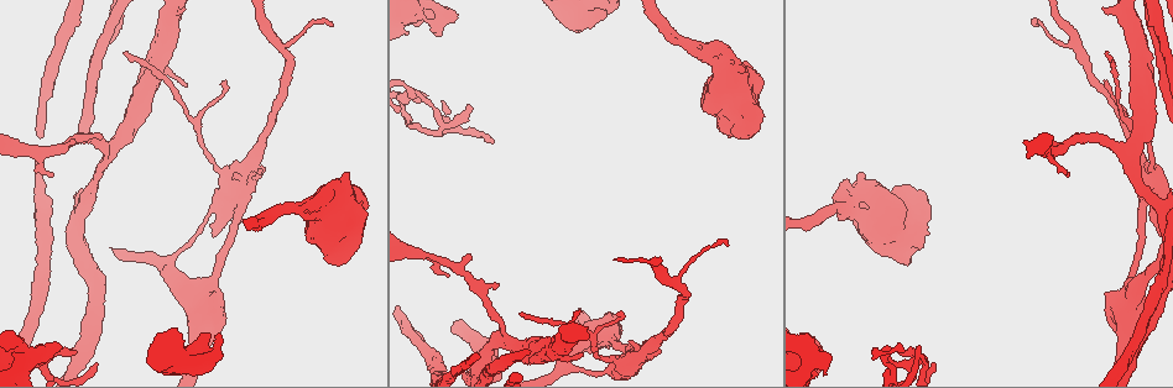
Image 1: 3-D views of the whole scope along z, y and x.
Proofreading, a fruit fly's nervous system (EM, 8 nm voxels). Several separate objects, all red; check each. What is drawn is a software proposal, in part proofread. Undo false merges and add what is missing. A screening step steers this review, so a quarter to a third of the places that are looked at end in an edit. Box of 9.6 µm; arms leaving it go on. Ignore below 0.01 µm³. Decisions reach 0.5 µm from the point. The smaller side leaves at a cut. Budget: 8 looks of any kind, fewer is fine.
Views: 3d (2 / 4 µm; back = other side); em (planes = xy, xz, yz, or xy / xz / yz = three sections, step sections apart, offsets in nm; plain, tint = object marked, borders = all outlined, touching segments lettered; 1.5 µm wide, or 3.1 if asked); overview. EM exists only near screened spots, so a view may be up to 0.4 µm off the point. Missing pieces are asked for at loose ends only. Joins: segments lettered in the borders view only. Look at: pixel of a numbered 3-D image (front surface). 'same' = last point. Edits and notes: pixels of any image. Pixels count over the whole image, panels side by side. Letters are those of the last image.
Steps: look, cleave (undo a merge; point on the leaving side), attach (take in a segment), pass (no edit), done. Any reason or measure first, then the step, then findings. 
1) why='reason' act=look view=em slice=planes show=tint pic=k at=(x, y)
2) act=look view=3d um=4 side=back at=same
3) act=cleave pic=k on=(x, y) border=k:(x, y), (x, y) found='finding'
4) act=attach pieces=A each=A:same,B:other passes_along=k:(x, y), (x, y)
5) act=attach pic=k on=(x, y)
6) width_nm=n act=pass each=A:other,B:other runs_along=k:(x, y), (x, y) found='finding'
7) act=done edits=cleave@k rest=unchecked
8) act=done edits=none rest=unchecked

why='sudden change in width' act=look view=3d um=4 pic=1 at=(196, 300)

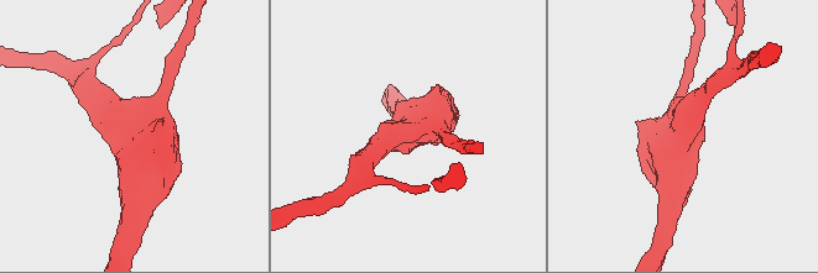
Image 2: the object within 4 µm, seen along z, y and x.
why='now the EM' act=look view=em slice=xz step=8 show=tint pic=2 at=(407, 134)

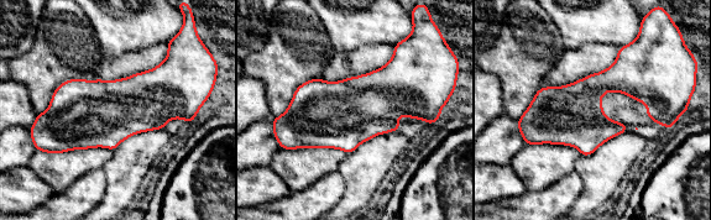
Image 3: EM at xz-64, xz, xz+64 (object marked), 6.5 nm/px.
act=look view=em slice=xz step=8 show=borders at=same

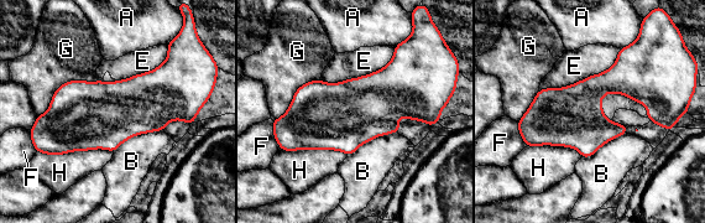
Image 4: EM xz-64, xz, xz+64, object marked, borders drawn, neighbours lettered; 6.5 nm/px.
act=pass each=A:other,B:other,E:other,F:other,G:other,H:other border=4:(163, 130), (136, 134), (114, 153) found='all the same neuron'

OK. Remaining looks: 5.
why='free end' act=look view=3d um=4 pic=1 at=(491, 143)

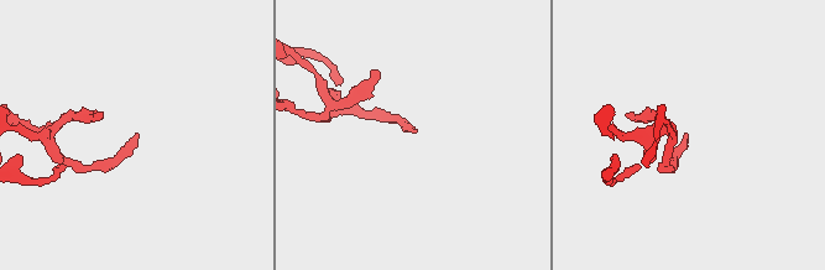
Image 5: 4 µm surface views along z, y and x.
act=look view=em slice=planes show=plain pic=5 at=(137, 135)

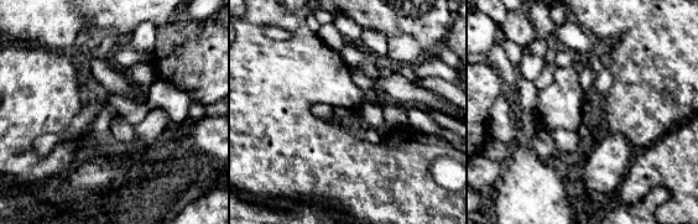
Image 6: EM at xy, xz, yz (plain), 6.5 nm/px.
why='what lies round it' act=look view=em slice=planes show=borders at=same

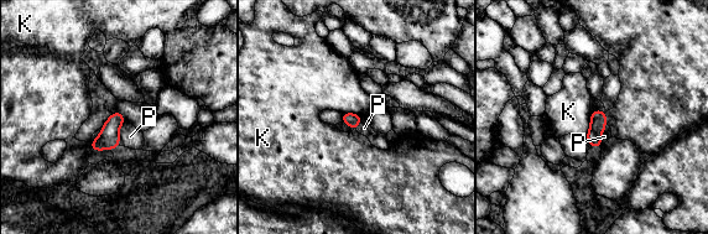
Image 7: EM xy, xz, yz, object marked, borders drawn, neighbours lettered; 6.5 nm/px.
act=pass each=K:other,P:other border=7:(592, 112), (589, 129), (584, 136) found='no lettered segment goes on from it'

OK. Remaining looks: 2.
why='an open end' act=look view=em slice=planes show=borders pic=1 at=(621, 313)

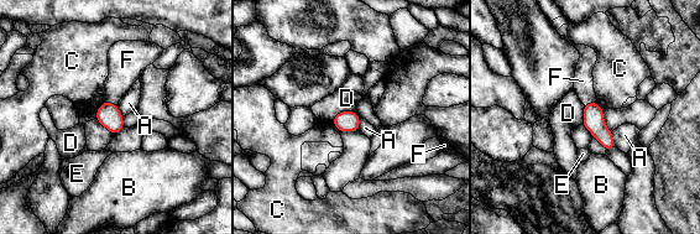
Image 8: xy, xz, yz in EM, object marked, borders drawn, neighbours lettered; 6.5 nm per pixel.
width_nm=130 longest_contact=D:160nm act=attach pieces=F each=A:other,B:other,C:other,D:other,E:other,F:same found='it goes on there'

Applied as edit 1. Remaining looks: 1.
act=done edits=attach@8 rest=unchecked

